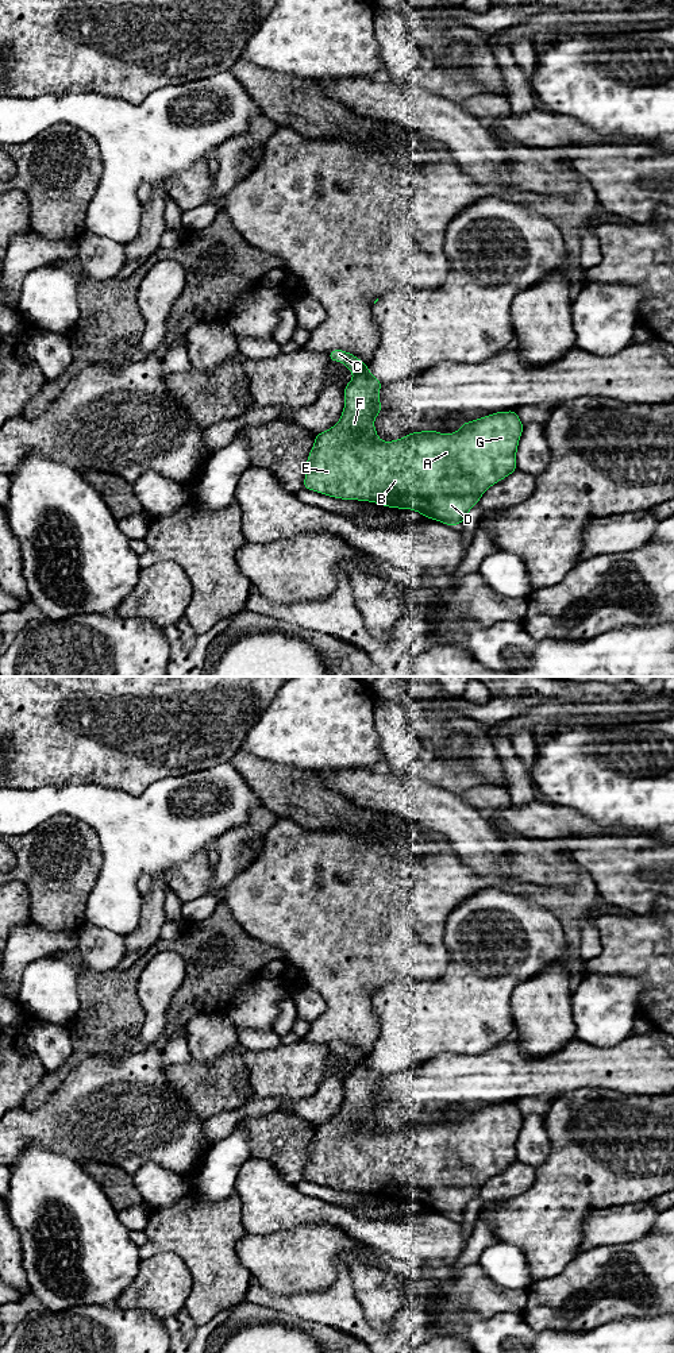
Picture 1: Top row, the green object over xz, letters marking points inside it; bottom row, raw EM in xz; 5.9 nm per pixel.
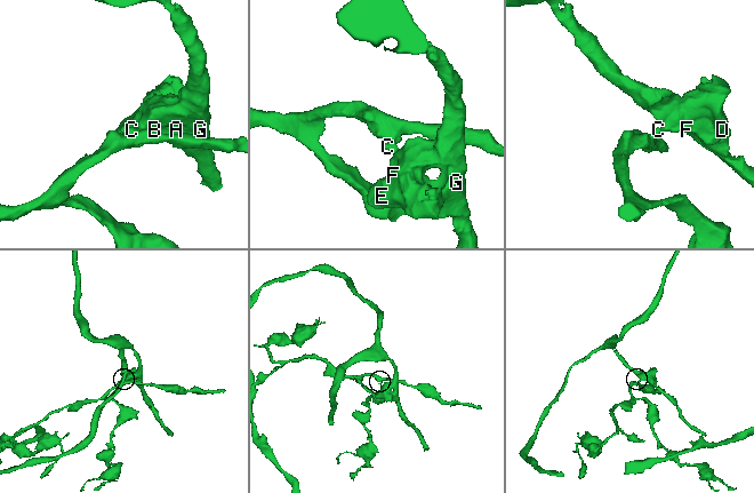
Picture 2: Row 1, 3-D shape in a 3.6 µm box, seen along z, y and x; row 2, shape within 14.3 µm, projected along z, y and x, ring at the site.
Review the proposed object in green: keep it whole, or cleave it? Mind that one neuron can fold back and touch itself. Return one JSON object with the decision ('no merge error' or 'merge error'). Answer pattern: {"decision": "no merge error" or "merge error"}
{"decision": "merge error"}

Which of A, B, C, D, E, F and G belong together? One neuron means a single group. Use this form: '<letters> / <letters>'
A B D E F G / C

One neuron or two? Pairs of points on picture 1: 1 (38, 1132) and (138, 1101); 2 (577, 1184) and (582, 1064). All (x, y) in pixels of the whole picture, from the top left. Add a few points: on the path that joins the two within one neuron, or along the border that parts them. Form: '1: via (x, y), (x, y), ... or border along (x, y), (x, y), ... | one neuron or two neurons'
1: via (62, 1124), (81, 1121), (103, 1111), (114, 1111) | one neuron
2: border along (613, 1090), (578, 1089), (559, 1095) | two neurons

